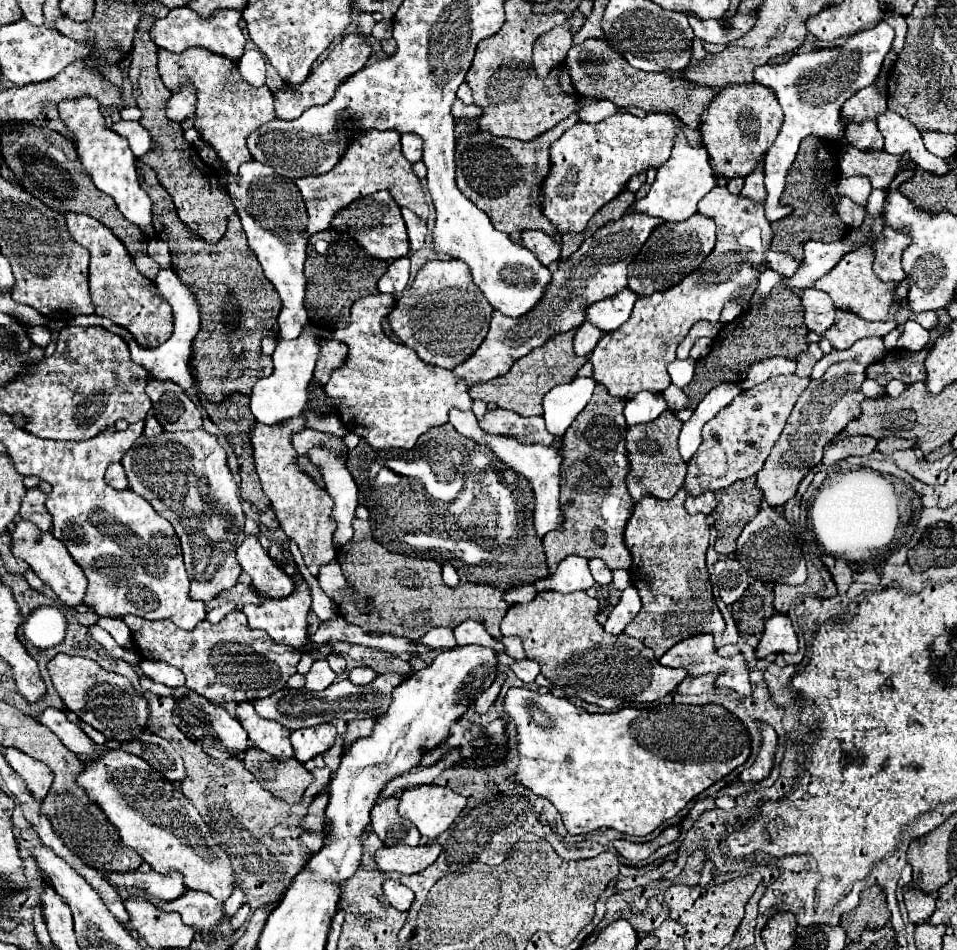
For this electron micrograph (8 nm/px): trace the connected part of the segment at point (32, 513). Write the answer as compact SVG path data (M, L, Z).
M31 488L31 490L27 490L27 494L21 502L21 510L19 510L21 518L33 522L43 532L51 530L51 516L47 514L45 500L47 500L47 494L43 494L39 488Z

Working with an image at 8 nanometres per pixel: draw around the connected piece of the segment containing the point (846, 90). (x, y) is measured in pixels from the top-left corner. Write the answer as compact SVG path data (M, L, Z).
M881 20L875 28L863 30L859 34L851 36L839 48L799 52L799 54L793 54L785 64L763 64L763 66L755 68L755 72L753 72L755 82L775 90L779 106L783 108L783 114L785 114L783 126L765 156L767 200L763 206L765 206L765 214L767 214L769 222L787 218L793 212L793 208L783 206L779 202L779 198L785 188L787 170L793 164L795 154L799 150L799 142L809 134L815 134L815 136L827 138L827 140L843 138L845 122L841 120L841 108L861 88L865 88L877 80L877 76L881 72L883 58L891 50L893 38L895 38L893 28L885 20Z

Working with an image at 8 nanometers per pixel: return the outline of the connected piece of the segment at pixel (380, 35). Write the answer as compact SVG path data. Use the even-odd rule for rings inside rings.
M381 20L376 23L372 30L372 36L375 36L377 40L383 40L383 38L392 37L392 23L390 20Z

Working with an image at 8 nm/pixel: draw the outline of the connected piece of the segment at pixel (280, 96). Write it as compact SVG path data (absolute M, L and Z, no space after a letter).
M347 34L331 52L329 56L307 76L307 80L299 86L291 86L291 84L283 84L277 94L273 96L275 98L275 118L279 120L295 120L299 114L303 114L307 108L311 106L317 106L317 104L325 104L327 100L333 98L333 92L337 90L337 86L347 80L349 76L353 76L355 72L359 72L369 56L373 54L373 50L369 48L367 40L359 34Z

